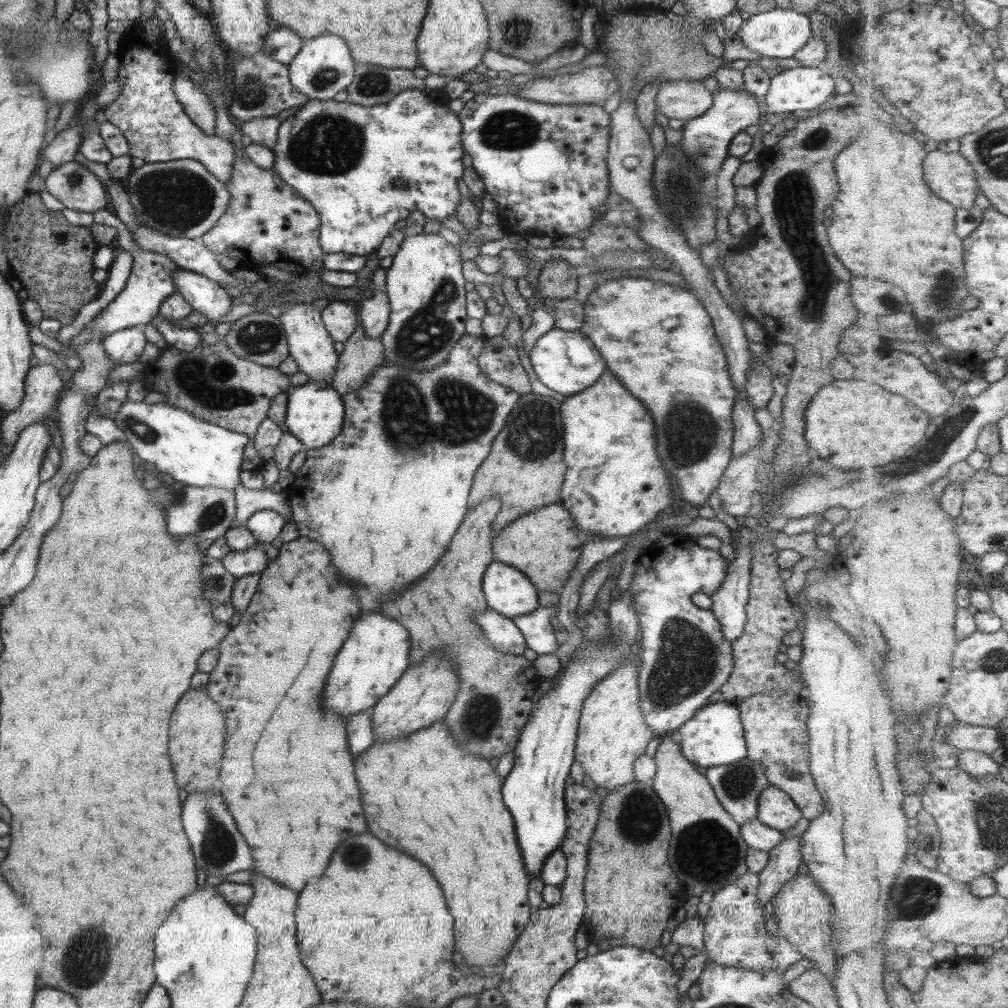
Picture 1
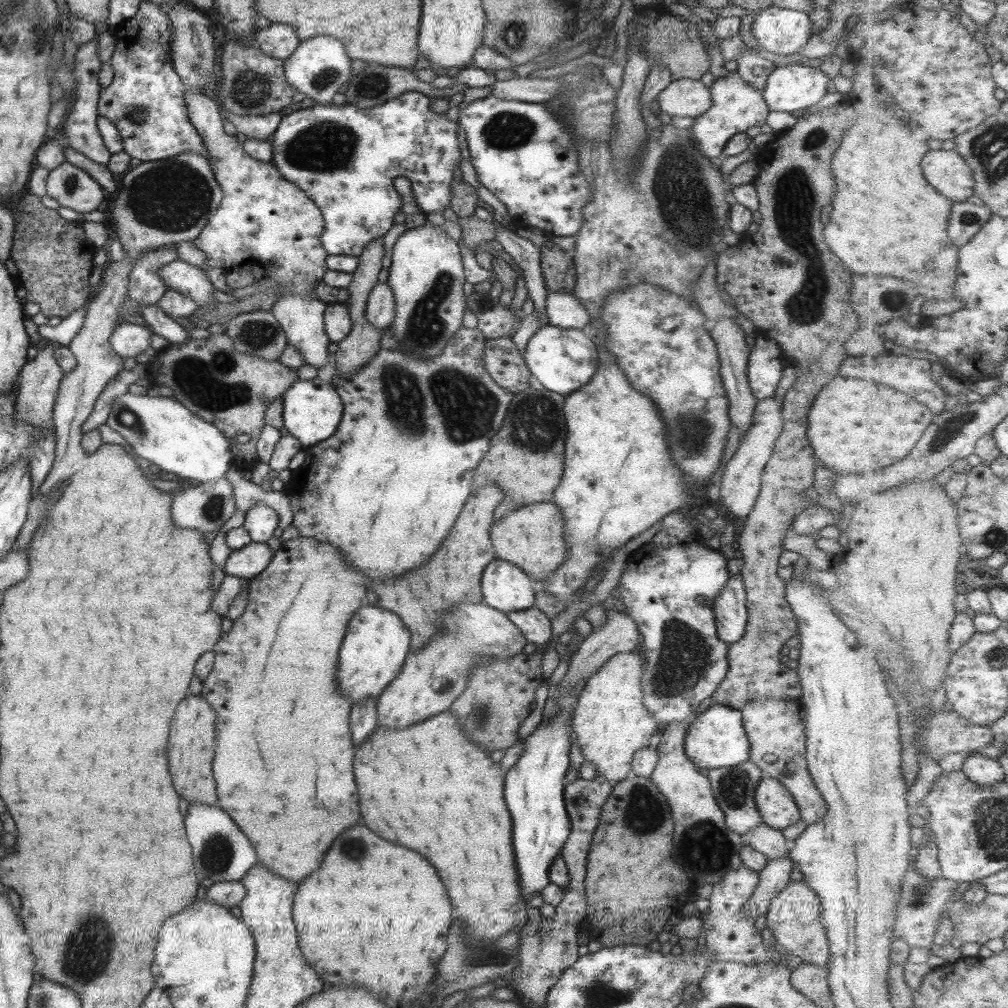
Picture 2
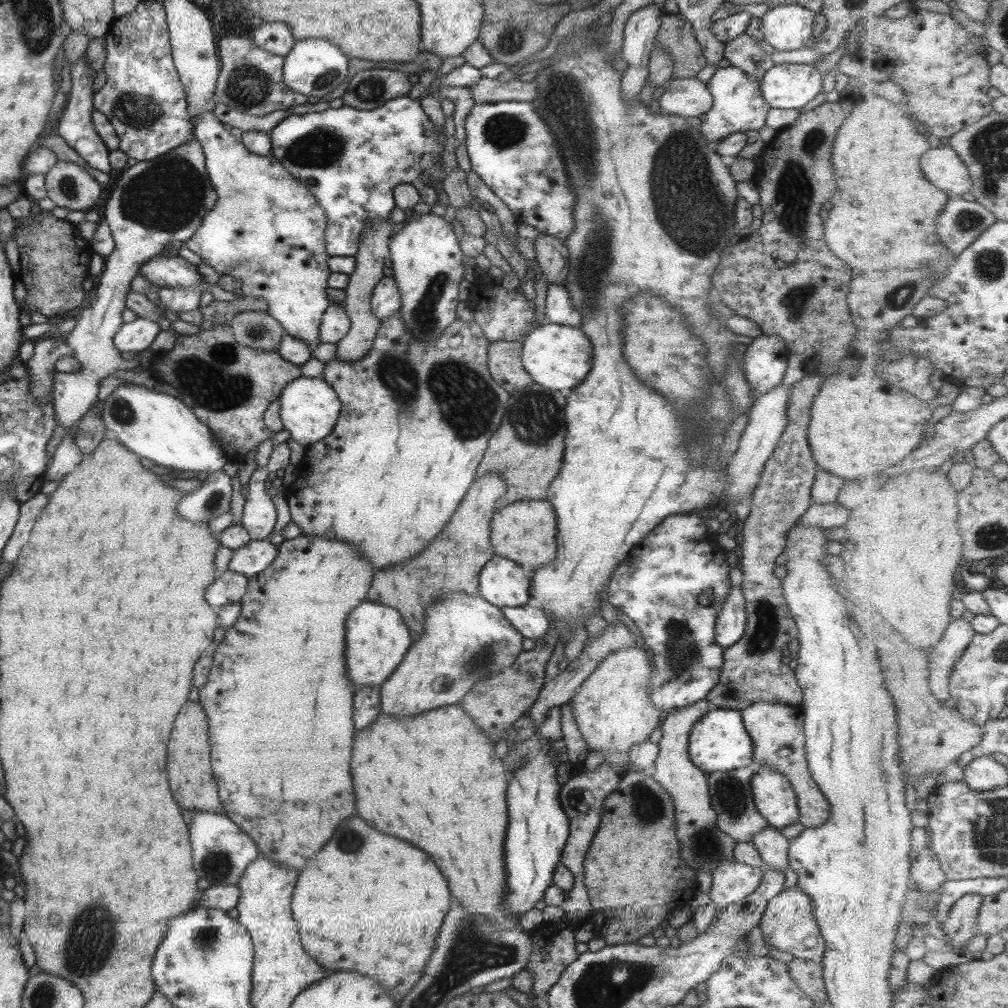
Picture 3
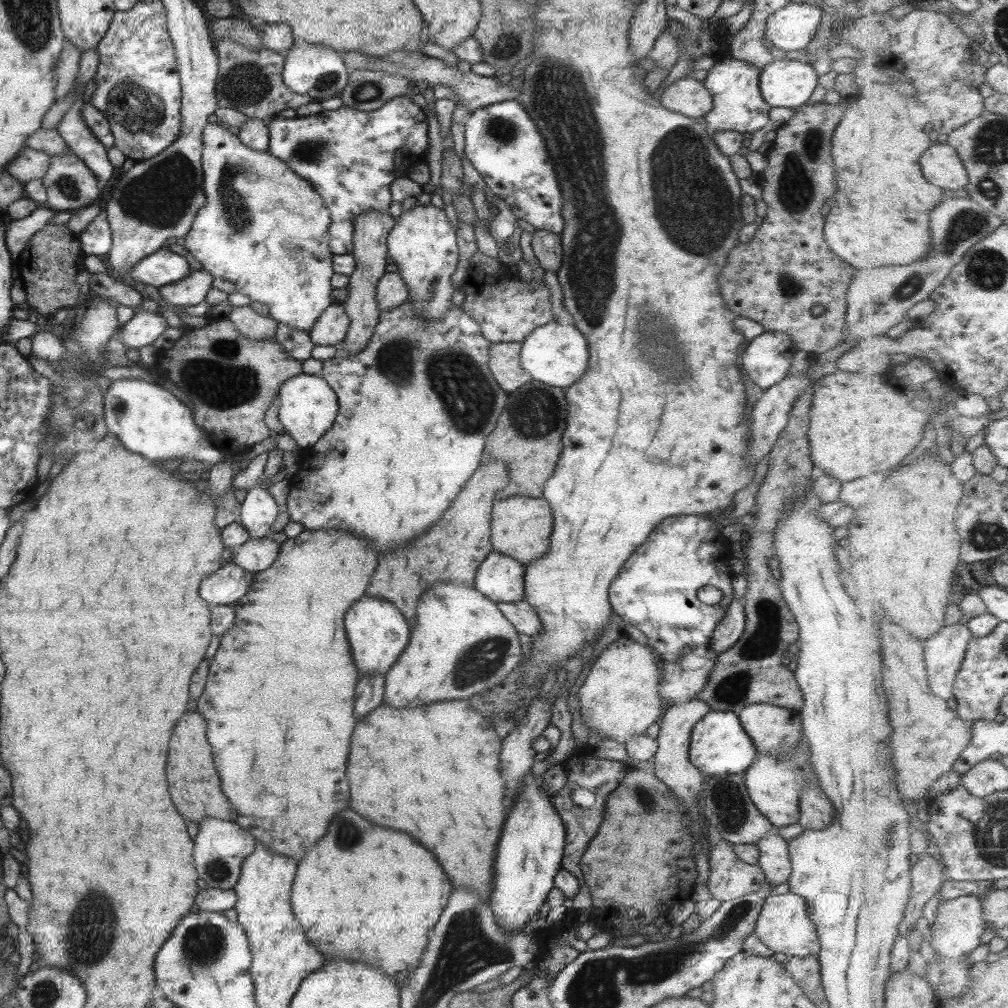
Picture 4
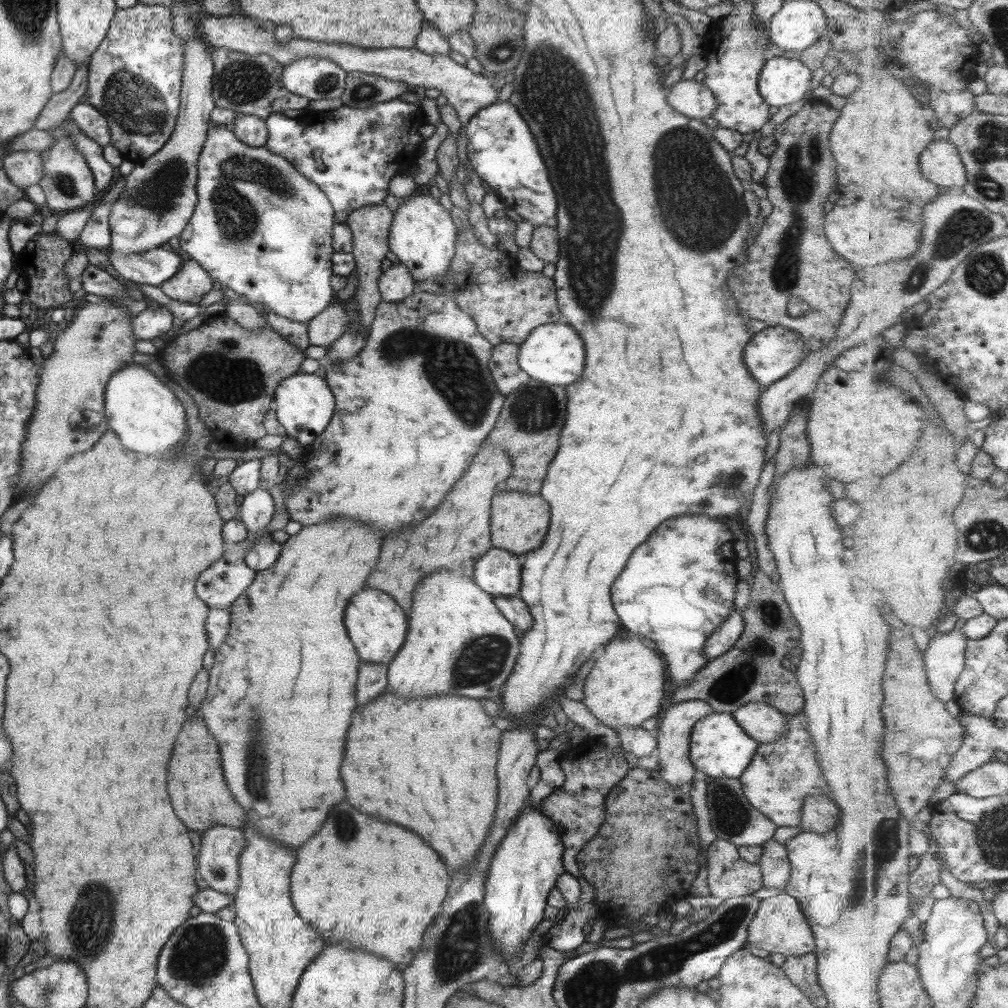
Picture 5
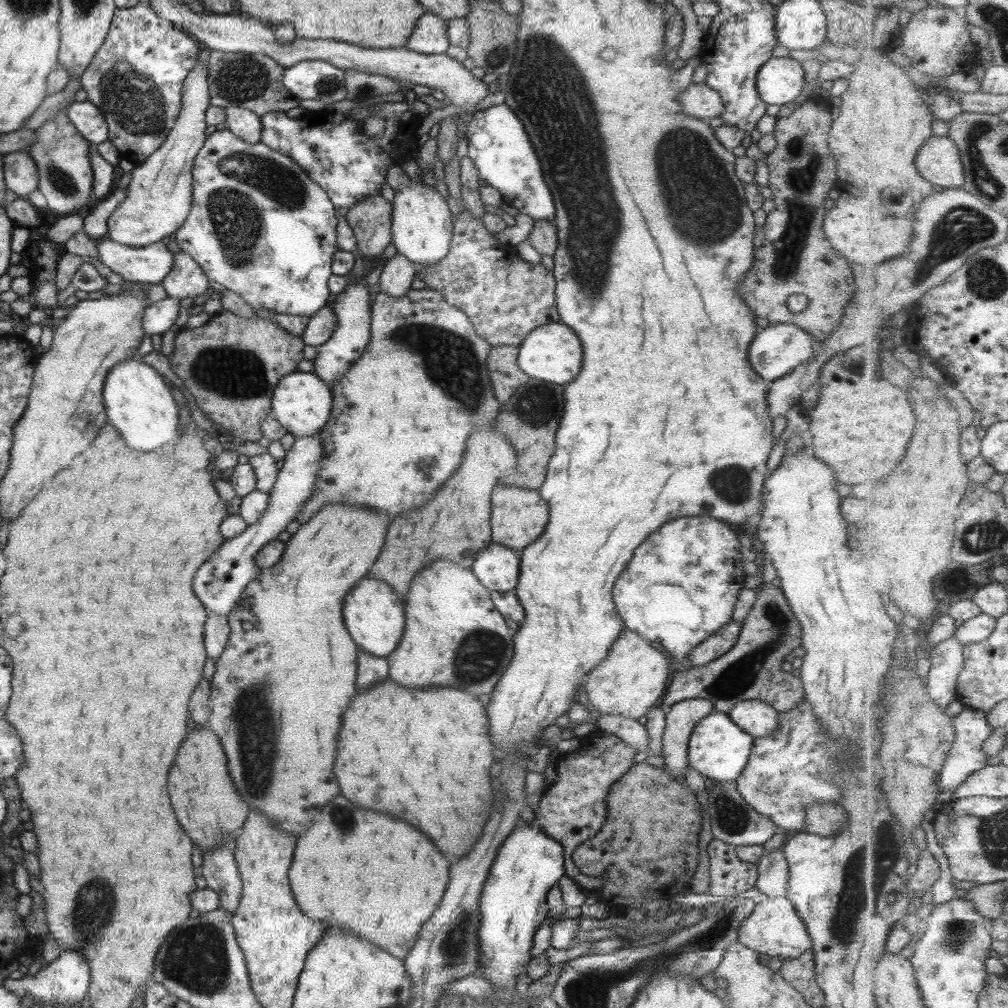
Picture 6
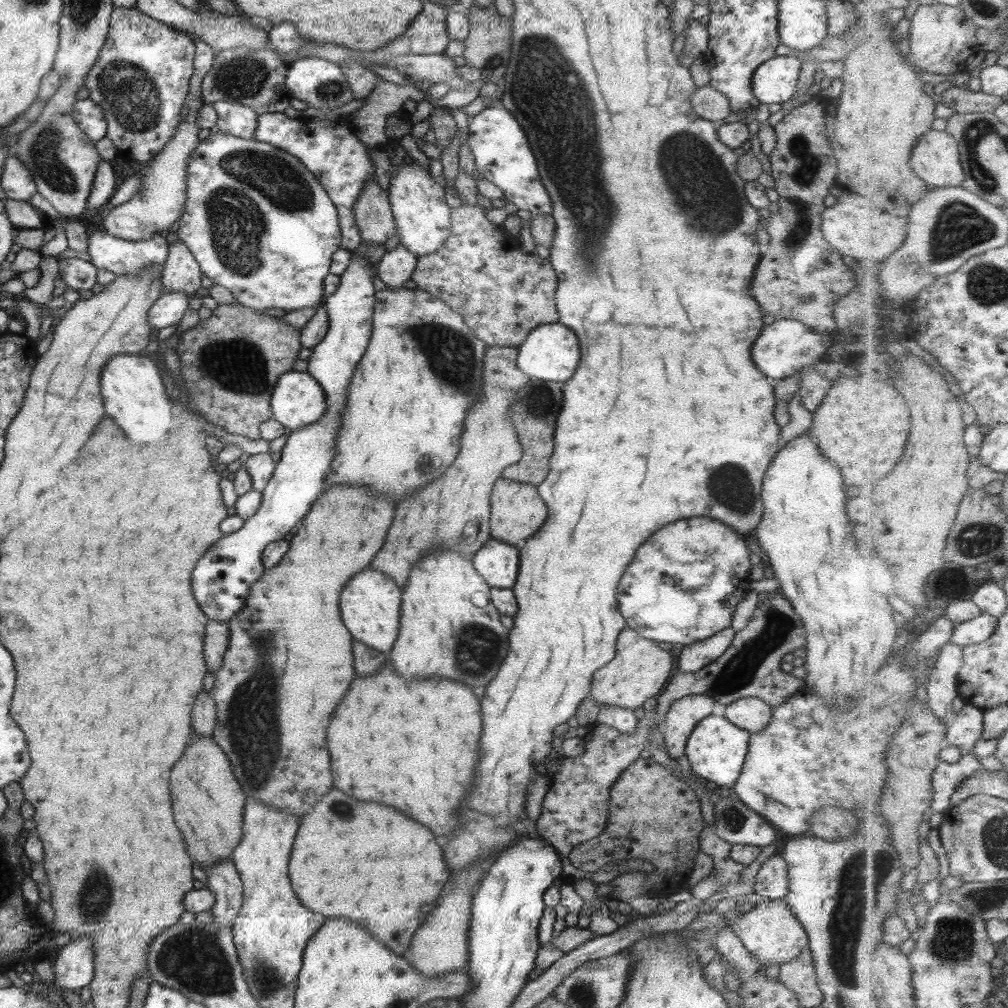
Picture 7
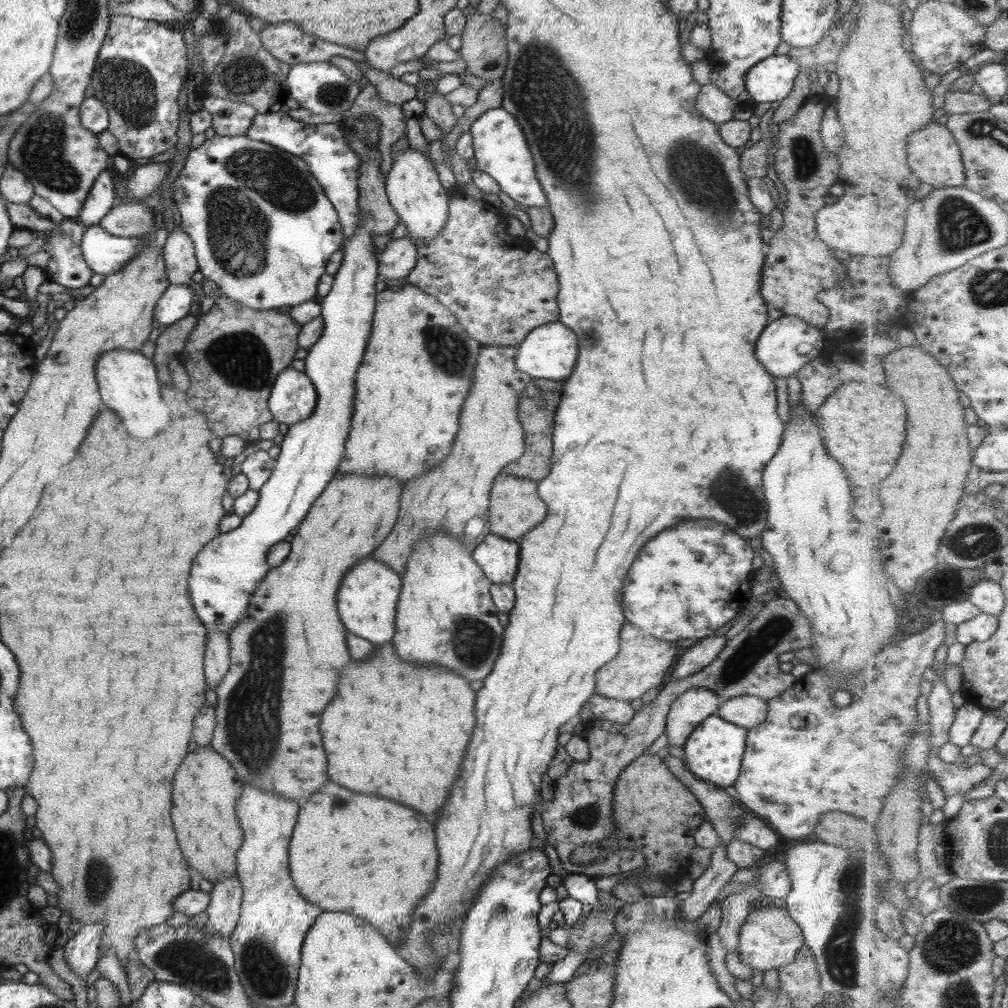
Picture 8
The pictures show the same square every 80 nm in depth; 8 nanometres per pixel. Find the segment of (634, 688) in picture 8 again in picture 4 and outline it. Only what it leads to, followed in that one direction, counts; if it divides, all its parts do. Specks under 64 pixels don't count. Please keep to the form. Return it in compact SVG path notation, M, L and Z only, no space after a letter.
M622 634L594 658L578 689L578 705L585 726L601 740L611 738L623 744L631 735L643 734L661 716L660 682L661 668L653 650Z

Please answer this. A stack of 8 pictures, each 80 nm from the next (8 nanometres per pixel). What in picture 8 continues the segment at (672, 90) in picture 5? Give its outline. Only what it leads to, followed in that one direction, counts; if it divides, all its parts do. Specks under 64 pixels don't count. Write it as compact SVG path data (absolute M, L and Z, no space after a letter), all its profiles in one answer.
M713 82L700 87L695 101L695 110L716 126L731 120L733 109L736 106L737 104L733 102L732 98L717 88Z

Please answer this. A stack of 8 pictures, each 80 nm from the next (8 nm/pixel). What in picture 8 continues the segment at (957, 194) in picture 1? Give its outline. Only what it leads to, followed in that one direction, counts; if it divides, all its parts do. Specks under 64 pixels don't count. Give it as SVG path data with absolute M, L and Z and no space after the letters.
M936 119L929 126L925 126L923 130L917 130L917 134L913 134L909 138L908 146L908 162L915 174L919 174L919 178L923 182L931 185L935 189L951 186L966 186L966 170L962 157L958 139L943 124L936 122Z

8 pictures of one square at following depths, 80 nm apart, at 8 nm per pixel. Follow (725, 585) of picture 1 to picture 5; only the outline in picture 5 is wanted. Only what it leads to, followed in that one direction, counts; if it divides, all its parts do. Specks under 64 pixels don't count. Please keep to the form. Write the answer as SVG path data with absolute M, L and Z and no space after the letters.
M733 608L731 615L705 639L702 646L702 655L705 660L710 661L727 652L743 632L743 625L741 613Z

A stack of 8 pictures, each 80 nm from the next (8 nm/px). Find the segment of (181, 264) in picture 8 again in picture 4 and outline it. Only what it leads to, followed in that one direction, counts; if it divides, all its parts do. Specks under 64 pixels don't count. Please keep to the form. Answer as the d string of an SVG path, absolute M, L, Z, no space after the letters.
M191 270L177 282L157 287L162 299L177 307L195 306L203 302L207 290L211 288L213 277L202 270Z

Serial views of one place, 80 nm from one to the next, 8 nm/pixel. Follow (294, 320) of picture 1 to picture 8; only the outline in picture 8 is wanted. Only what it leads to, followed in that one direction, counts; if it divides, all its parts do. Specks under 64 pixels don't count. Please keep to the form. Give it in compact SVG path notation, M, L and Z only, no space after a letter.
M214 135L205 139L201 145L191 148L187 153L183 167L179 175L172 182L172 200L173 207L180 214L180 225L192 240L196 264L198 271L218 288L217 296L204 295L200 301L200 311L205 314L214 303L217 297L229 298L232 301L240 302L248 309L267 310L277 309L280 306L297 306L302 302L310 301L316 296L315 289L319 276L325 271L325 264L344 241L342 226L339 224L337 213L329 202L329 199L323 194L319 183L315 177L308 172L307 165L300 159L275 146L269 146L264 142L251 140L245 136L225 137Z

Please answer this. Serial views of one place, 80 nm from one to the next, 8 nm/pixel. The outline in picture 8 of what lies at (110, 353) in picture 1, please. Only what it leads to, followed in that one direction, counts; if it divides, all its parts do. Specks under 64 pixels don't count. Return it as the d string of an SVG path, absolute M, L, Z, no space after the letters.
M168 285L159 300L156 300L153 318L159 325L166 327L187 315L192 302L193 292L187 285Z

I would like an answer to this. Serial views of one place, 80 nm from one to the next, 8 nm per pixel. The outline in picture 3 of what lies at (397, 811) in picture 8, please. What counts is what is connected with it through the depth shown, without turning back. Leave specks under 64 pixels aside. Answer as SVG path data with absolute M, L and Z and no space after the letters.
M349 816L349 818L343 818L343 822L339 822L339 826L335 826L333 836L313 854L313 858L299 872L290 898L290 911L298 928L299 942L303 952L307 956L311 954L311 958L315 958L315 962L319 962L319 966L325 968L325 974L329 974L333 970L353 970L357 974L375 974L371 978L375 978L391 994L391 998L397 1000L395 1004L400 1005L401 999L404 998L407 991L410 991L410 988L421 980L421 976L425 972L425 964L427 964L427 960L431 958L431 952L433 952L431 944L433 944L435 934L437 934L437 930L441 926L443 914L449 910L449 898L451 896L449 896L445 878L439 874L437 866L427 858L425 852L421 852L419 848L413 848L411 844L407 844L407 842L403 842L399 838L375 832L363 820L359 820L357 816Z

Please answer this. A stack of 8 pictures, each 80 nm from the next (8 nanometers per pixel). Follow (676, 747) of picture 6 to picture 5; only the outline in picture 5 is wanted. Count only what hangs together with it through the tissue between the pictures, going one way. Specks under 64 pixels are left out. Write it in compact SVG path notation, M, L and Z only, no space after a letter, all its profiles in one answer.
M688 700L672 704L661 715L661 724L655 730L658 765L656 769L661 778L673 786L687 790L693 778L694 767L689 760L689 743L691 727L700 718L713 712L712 708L703 701Z

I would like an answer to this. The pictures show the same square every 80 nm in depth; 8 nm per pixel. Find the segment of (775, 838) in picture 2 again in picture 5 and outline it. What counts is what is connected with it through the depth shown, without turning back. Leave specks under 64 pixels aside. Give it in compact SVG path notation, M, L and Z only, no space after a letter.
M769 839L760 845L762 853L756 862L765 888L783 888L790 875L790 864L784 845Z

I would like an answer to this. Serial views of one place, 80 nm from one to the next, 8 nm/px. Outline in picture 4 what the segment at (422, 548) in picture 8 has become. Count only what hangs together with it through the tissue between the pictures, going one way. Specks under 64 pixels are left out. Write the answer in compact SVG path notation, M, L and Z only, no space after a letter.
M435 581L426 591L422 592L417 600L417 612L415 612L415 624L410 627L409 640L401 654L391 664L389 670L384 674L383 700L393 706L393 708L411 708L411 706L421 706L421 704L431 704L437 701L450 701L455 699L468 700L479 692L489 690L496 684L501 684L503 680L509 677L510 672L520 663L523 652L519 647L518 632L511 626L511 623L501 614L501 611L495 607L495 603L487 600L483 594L480 594L474 587L468 587L461 583L453 581Z

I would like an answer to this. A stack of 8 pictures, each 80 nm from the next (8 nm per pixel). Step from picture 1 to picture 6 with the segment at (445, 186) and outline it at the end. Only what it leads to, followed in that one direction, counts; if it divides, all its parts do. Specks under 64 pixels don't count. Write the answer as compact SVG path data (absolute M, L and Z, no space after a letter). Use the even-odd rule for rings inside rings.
M405 101L358 107L342 114L332 109L307 111L299 119L287 118L284 113L267 113L259 117L261 136L258 141L269 149L287 155L324 190L335 208L336 248L354 252L356 245L345 218L346 212L356 202L380 194L385 170L390 164L409 166L409 148L406 144L414 141L415 130L421 120L413 115L411 105ZM371 111L379 114L385 124L379 137L369 138L362 132L363 118L367 118Z

